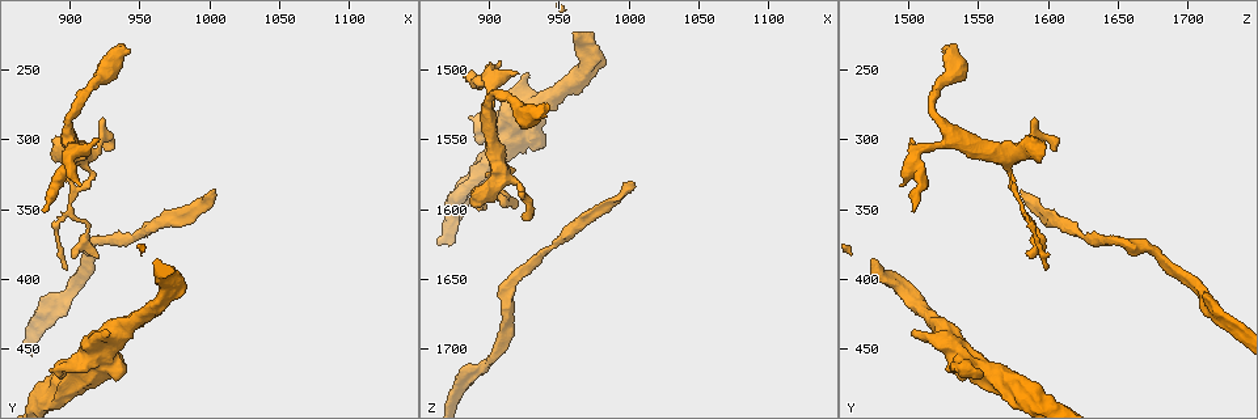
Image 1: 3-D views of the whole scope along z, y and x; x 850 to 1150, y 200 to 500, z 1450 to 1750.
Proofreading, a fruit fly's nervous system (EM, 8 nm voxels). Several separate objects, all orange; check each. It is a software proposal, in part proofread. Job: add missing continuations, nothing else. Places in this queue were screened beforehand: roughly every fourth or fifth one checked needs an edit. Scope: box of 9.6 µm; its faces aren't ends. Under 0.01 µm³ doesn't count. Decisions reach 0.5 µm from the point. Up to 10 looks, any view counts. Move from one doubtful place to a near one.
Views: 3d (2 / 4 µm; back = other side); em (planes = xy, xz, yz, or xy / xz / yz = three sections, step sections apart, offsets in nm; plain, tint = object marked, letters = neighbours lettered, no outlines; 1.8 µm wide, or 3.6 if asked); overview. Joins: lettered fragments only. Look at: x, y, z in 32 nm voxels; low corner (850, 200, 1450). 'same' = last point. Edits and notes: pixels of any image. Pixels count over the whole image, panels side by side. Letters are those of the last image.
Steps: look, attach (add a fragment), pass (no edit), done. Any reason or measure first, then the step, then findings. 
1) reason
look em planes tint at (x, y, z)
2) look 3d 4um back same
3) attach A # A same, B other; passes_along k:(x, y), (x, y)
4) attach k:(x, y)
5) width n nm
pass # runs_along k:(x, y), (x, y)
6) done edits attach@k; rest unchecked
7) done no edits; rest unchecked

free end
look 3d 2um at (964, 384, 1474)

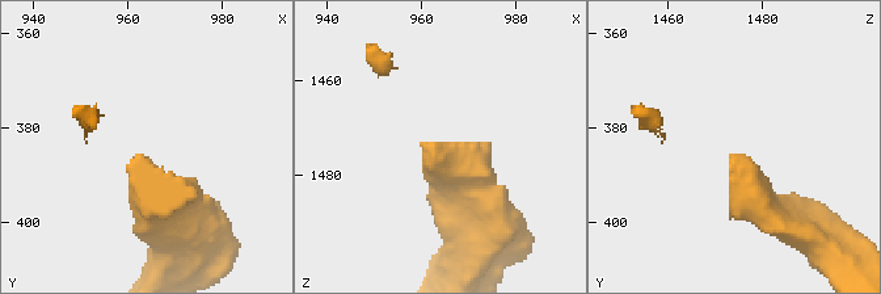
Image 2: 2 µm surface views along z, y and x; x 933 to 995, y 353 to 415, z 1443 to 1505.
look em planes letters at (962, 385, 1473)

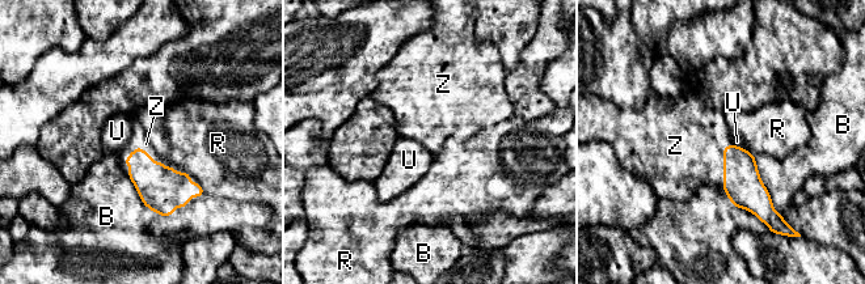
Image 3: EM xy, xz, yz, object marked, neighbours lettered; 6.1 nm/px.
attach Z # B other, R other, U other, Z same; it goes on there

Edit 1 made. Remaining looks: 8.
look overview

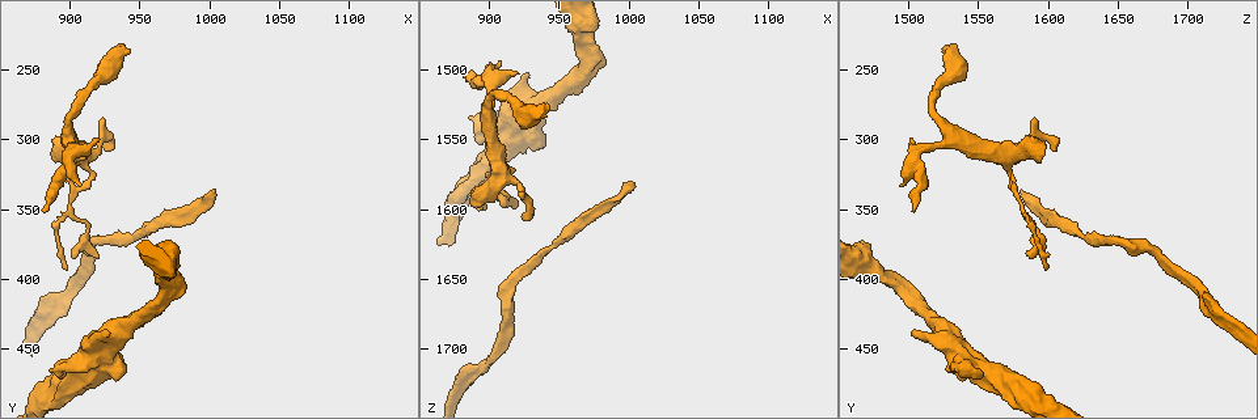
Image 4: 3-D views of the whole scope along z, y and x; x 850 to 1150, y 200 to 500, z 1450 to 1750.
branch stops here
look em planes letters at (882, 352, 1502)

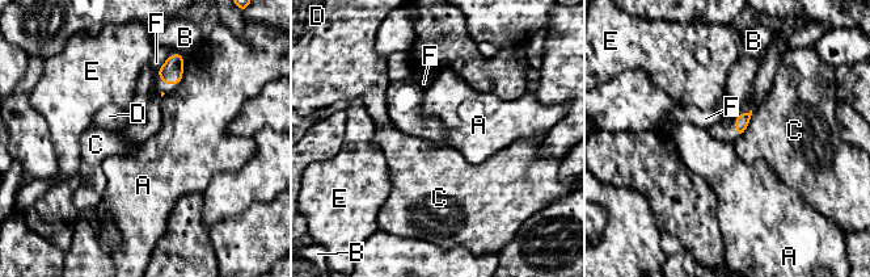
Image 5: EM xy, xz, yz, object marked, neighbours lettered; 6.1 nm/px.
pass # A other, B other, C other, D other, E other, F other; no lettered fragment goes on from it

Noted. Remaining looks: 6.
free end
look 3d 2um at (920, 300, 1500)

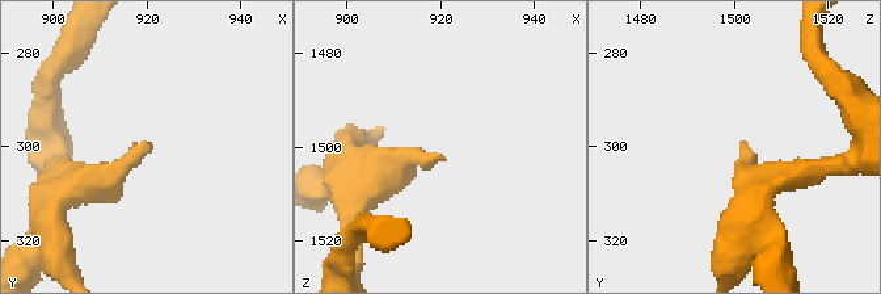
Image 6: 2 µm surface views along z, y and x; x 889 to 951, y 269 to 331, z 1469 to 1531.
look em planes letters at (920, 299, 1502)

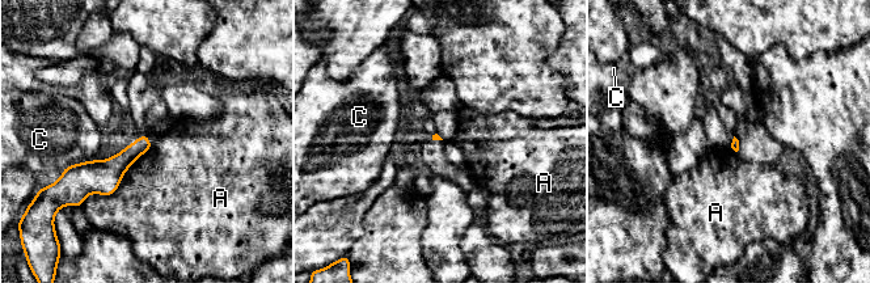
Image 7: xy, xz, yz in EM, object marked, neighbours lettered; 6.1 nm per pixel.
pass # A other, C other; border 7:(152, 146), (112, 194), (83, 202); none of them fits

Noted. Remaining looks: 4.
thick end
look em yz step 8 letters at (944, 238, 1526)

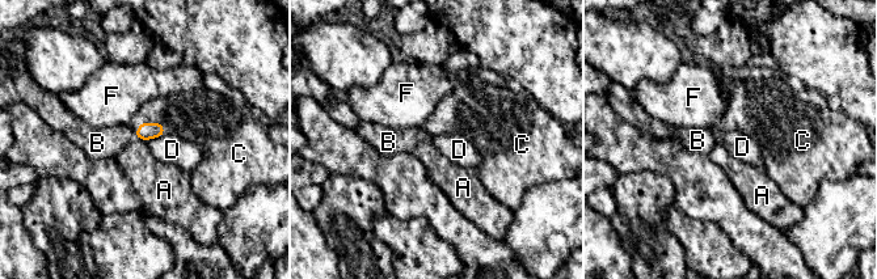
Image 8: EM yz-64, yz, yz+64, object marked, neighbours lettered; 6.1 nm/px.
look em planes letters same

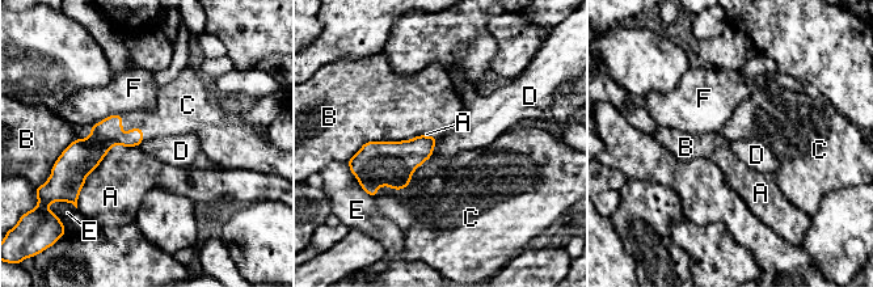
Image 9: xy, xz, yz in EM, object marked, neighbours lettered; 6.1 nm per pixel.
attach C # A other, B other, C same, D other, E other, F other; the cell continues

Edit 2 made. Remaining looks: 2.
done edits attach@3, attach@9; rest unchecked

